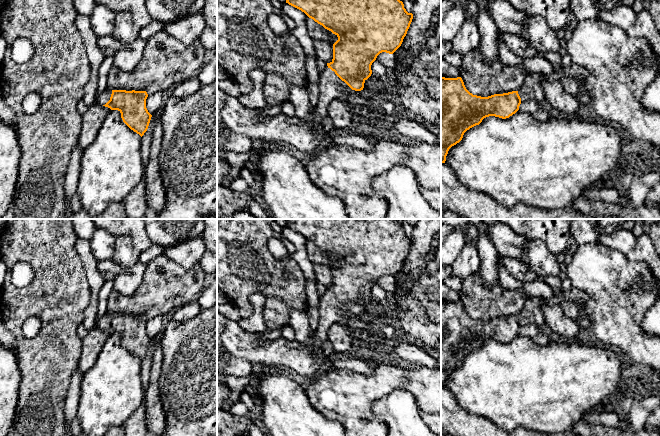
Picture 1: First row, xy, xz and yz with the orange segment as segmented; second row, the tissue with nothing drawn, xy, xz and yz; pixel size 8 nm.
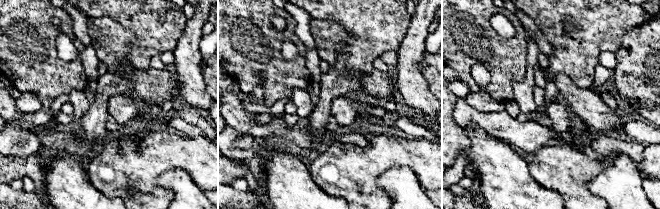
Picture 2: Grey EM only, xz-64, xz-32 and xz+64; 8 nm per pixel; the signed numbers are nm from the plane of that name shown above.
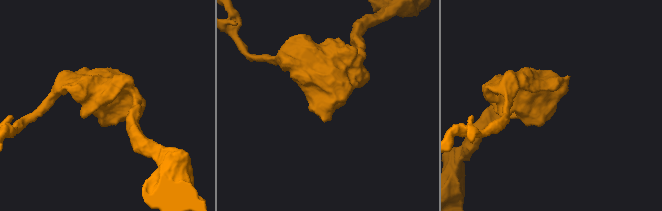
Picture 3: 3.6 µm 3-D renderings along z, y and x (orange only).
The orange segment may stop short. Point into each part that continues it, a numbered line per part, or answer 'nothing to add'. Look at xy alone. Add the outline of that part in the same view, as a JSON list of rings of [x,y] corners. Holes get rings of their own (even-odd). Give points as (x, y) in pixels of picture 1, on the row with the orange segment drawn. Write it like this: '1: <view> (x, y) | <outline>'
1: xy (104, 97) | [[[106,88],[102,93],[100,93],[96,97],[96,103],[101,106],[105,105],[110,100],[111,94],[112,94],[112,90]]]

